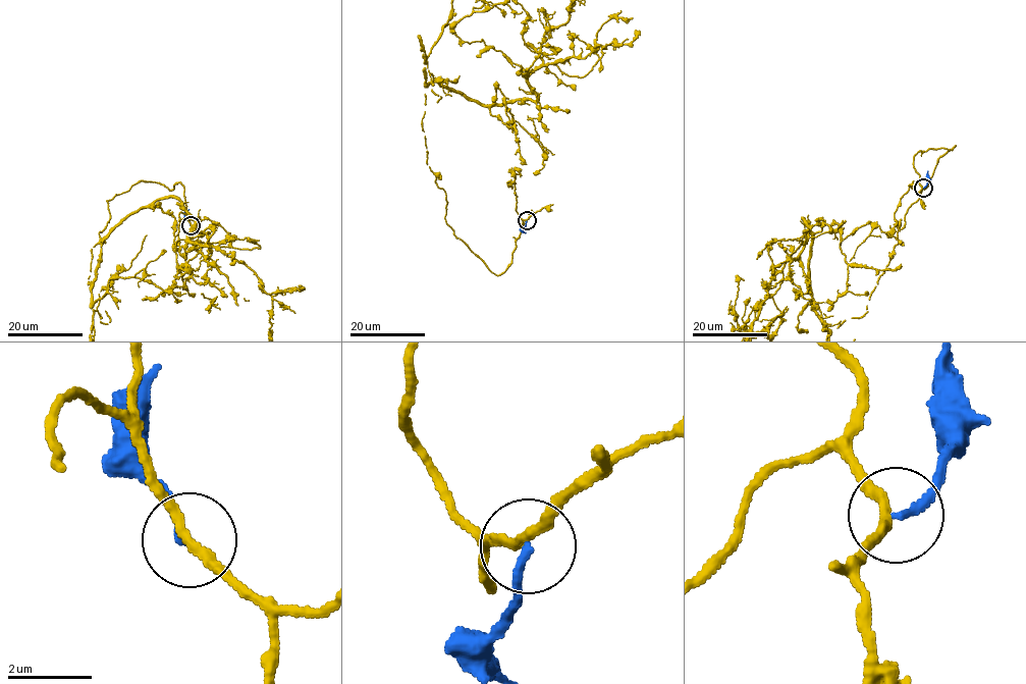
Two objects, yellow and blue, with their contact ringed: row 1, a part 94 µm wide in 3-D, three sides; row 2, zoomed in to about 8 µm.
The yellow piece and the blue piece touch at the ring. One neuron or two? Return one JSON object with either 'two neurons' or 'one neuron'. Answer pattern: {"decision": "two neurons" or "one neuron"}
{"decision": "two neurons"}

